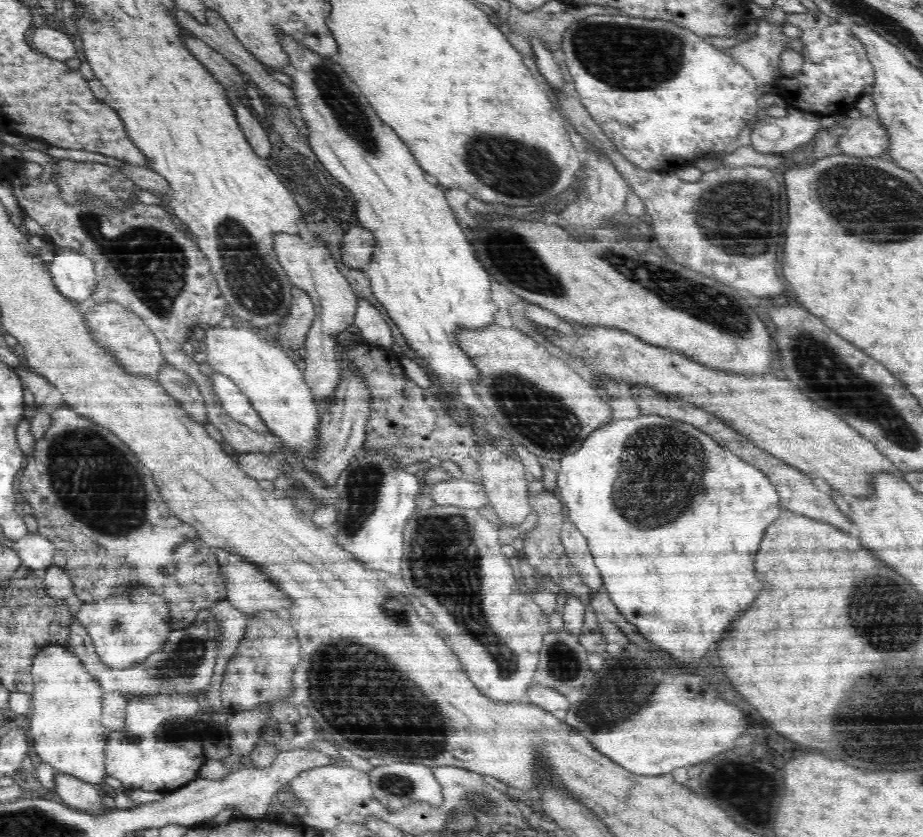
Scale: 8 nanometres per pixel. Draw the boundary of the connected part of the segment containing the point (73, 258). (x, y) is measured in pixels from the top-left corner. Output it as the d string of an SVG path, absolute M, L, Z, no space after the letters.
M69 248L55 249L49 271L55 290L75 306L80 306L93 295L94 263L83 254Z

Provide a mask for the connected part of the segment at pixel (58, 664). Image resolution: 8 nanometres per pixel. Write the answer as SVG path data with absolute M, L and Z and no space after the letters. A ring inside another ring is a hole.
M52 644L52 646L46 646L33 658L33 665L31 668L31 675L34 681L34 692L31 694L31 711L29 712L29 731L30 736L34 739L32 741L32 750L37 753L39 759L46 763L47 766L54 767L54 770L59 774L72 775L76 779L92 783L93 785L100 786L104 789L104 777L107 775L105 771L105 748L106 740L110 738L110 734L106 734L104 725L101 721L102 716L102 694L103 690L99 680L96 680L82 664L82 661L74 654L70 648L59 646L59 644Z

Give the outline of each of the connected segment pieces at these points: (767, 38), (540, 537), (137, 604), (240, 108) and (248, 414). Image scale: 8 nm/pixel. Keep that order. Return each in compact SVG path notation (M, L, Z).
M759 24L756 36L747 41L741 41L725 49L725 53L740 63L756 79L758 90L762 93L773 90L771 84L774 75L780 70L780 53L790 47L801 52L799 39L790 39L784 35L782 27L772 24Z
M544 492L544 494L536 496L536 498L530 498L529 505L532 506L534 512L540 514L540 520L538 520L538 526L530 532L530 536L528 536L526 544L524 544L524 552L526 552L526 556L528 556L527 562L529 562L535 570L540 570L542 574L550 576L550 578L569 595L589 602L591 596L590 589L582 582L578 569L571 565L570 559L564 552L564 545L559 535L565 518L562 503L563 502L560 502L560 498L556 498L556 493L552 496L552 494L546 494L546 492Z
M132 586L126 596L84 602L75 618L90 635L100 662L120 670L142 664L150 654L164 648L173 630L165 622L167 614L166 603L159 596L151 594L145 586Z
M233 101L232 103L234 103L234 111L236 111L242 133L245 134L253 151L265 159L271 152L271 135L266 132L261 122L252 115L252 111L248 110L248 106L240 102Z
M220 373L211 376L214 393L217 394L222 408L234 419L264 435L272 435L269 428L252 407L248 398L239 391L232 379Z

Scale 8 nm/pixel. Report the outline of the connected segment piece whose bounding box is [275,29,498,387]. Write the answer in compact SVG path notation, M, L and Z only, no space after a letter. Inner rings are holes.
M278 29L275 38L278 38L279 46L282 46L287 58L292 58L292 66L296 70L293 102L296 102L296 106L300 104L302 118L308 124L307 140L310 147L326 170L358 198L356 220L374 238L367 277L371 282L372 294L387 313L397 339L407 343L416 361L431 373L436 384L452 384L456 387L458 382L475 381L478 370L472 367L471 360L456 343L456 328L467 326L478 329L488 326L494 321L498 307L492 300L488 275L470 251L470 244L456 222L456 215L450 209L444 191L440 192L436 186L432 186L432 182L428 182L431 177L410 154L408 146L390 126L382 124L374 108L362 96L362 90L338 64L318 58L285 31Z

